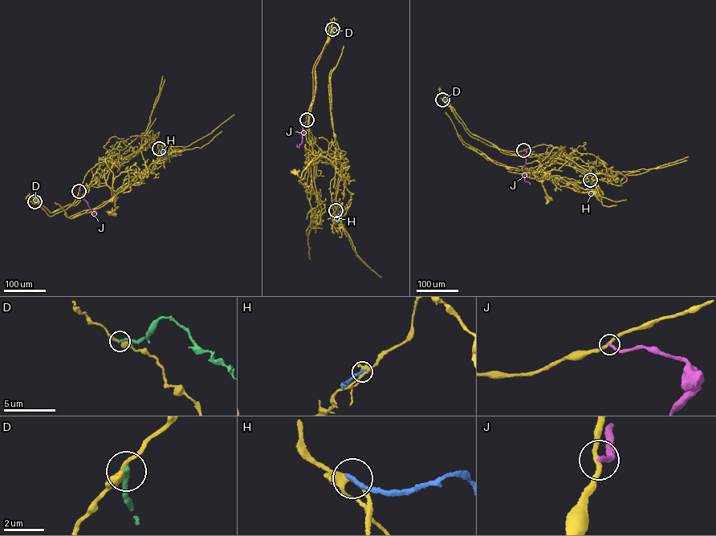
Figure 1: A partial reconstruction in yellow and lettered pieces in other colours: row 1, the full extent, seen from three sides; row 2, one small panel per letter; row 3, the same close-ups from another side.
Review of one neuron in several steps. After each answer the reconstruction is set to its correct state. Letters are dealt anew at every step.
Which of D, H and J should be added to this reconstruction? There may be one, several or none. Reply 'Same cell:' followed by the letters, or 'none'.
Same cell: none

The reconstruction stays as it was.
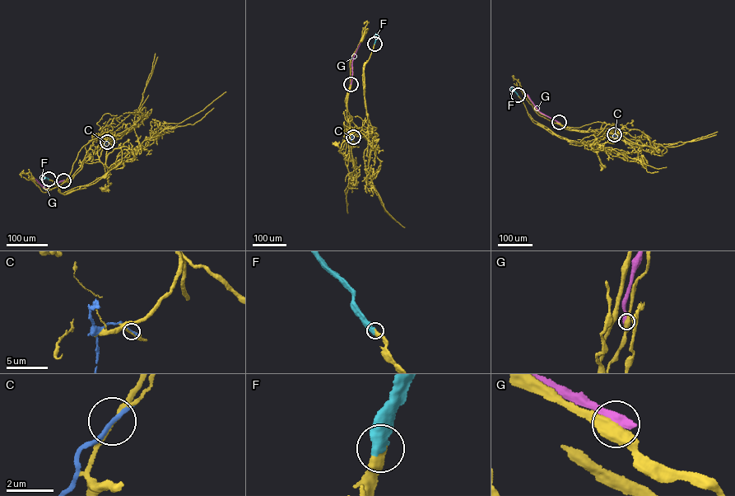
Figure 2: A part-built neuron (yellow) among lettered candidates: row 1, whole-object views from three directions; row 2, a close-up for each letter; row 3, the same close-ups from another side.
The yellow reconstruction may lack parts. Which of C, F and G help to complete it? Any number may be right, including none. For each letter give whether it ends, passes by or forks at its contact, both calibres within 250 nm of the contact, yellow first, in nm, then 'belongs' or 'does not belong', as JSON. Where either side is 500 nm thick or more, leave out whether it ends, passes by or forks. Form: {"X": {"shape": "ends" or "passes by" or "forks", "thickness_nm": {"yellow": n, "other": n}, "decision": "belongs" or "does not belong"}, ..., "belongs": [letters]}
{"C": {"shape": "ends", "thickness_nm": {"yellow": 170, "other": 240}, "decision": "does not belong"}, "F": {"thickness_nm": {"yellow": 480, "other": 550}, "decision": "belongs"}, "G": {"thickness_nm": {"yellow": 480, "other": 550}, "decision": "does not belong"}, "belongs": ["F"]}

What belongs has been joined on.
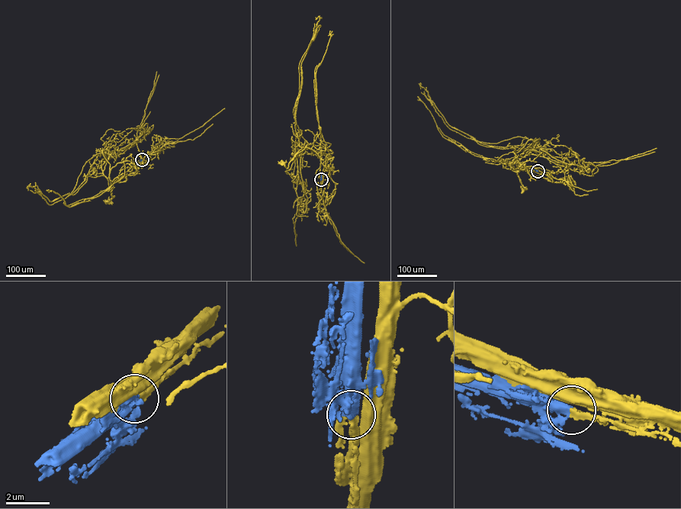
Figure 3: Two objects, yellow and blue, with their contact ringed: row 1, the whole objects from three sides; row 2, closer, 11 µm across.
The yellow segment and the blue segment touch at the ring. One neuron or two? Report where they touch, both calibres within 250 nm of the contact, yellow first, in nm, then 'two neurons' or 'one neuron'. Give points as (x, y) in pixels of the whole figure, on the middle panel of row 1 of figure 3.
(321, 179) | 220/500 nm | two neurons

